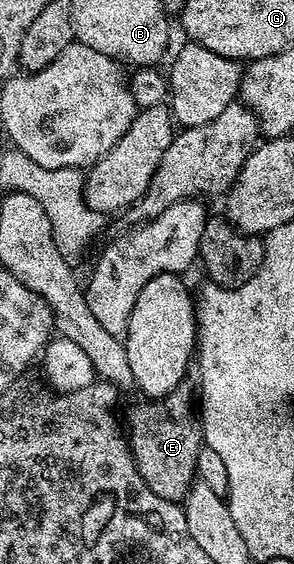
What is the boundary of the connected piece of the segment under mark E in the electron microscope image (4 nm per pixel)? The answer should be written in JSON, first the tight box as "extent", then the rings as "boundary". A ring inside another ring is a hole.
{"extent":[126,374,205,502],"boundary":[[[192,374],[186,375],[182,378],[182,382],[178,382],[178,386],[174,386],[174,390],[170,390],[170,394],[144,402],[148,404],[138,405],[129,414],[128,424],[126,420],[128,431],[126,439],[128,447],[132,449],[134,462],[138,466],[138,474],[142,474],[146,486],[150,490],[154,490],[154,494],[173,502],[183,501],[189,490],[192,489],[193,483],[197,479],[196,463],[198,462],[198,454],[200,449],[205,447],[204,431],[200,429],[200,421],[194,411],[193,401],[197,399],[197,396],[197,377]]]}

